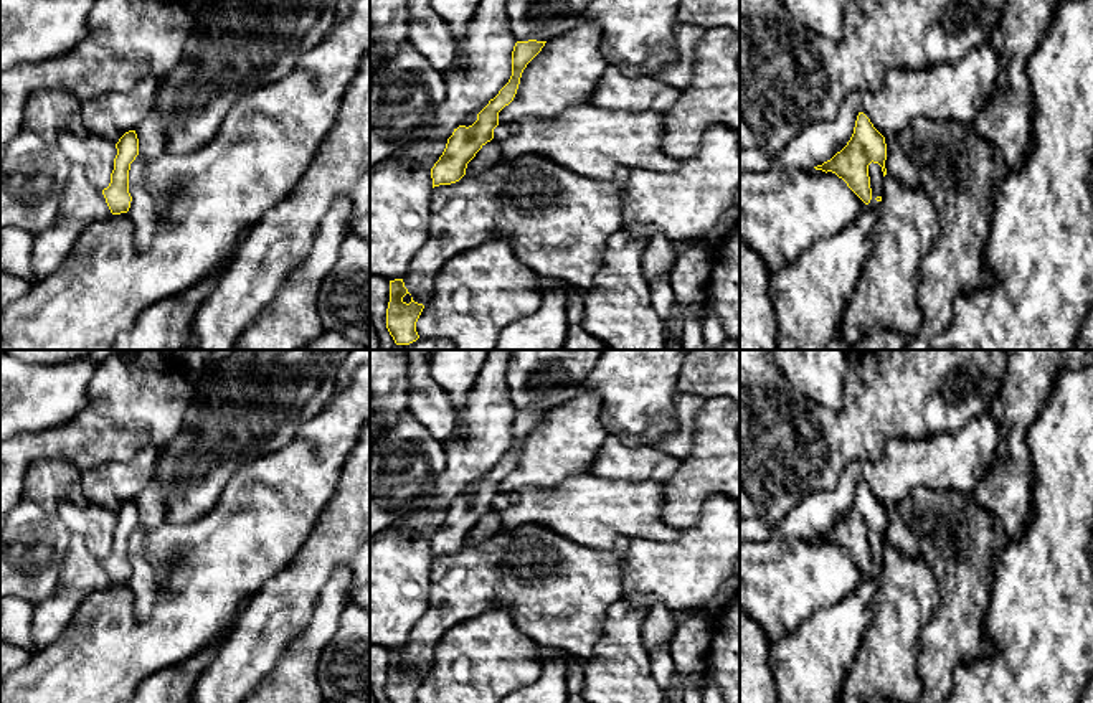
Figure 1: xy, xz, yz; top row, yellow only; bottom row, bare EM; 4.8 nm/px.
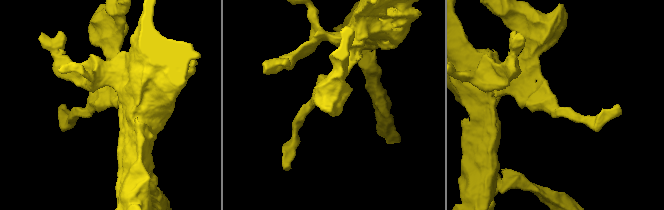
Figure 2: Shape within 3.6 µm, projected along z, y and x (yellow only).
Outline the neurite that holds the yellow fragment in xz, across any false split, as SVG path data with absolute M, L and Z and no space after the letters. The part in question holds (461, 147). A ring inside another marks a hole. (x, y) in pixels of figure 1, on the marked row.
M537 40L515 43L509 83L477 114L477 120L472 125L454 129L442 155L431 168L433 188L456 183L466 175L467 163L494 139L494 129L499 125L499 112L513 101L523 69L542 51L545 43Z

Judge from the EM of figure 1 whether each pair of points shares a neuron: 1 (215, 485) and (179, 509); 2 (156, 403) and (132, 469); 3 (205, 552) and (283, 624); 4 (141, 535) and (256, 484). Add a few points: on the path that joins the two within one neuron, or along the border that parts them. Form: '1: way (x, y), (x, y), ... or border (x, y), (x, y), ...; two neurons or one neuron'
1: way (207, 490), (187, 500); one neuron
2: border (159, 449), (142, 446), (127, 459), (103, 464); two neurons
3: border (281, 570), (243, 604); two neurons
4: border (149, 532), (149, 550), (154, 555), (179, 556); two neurons

